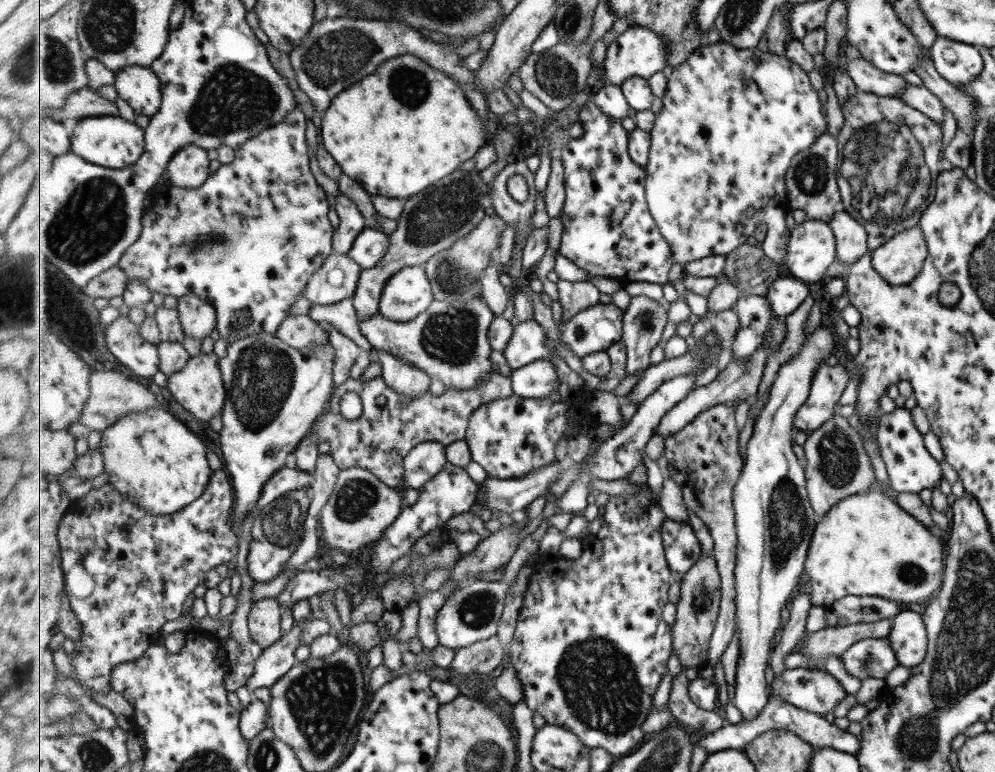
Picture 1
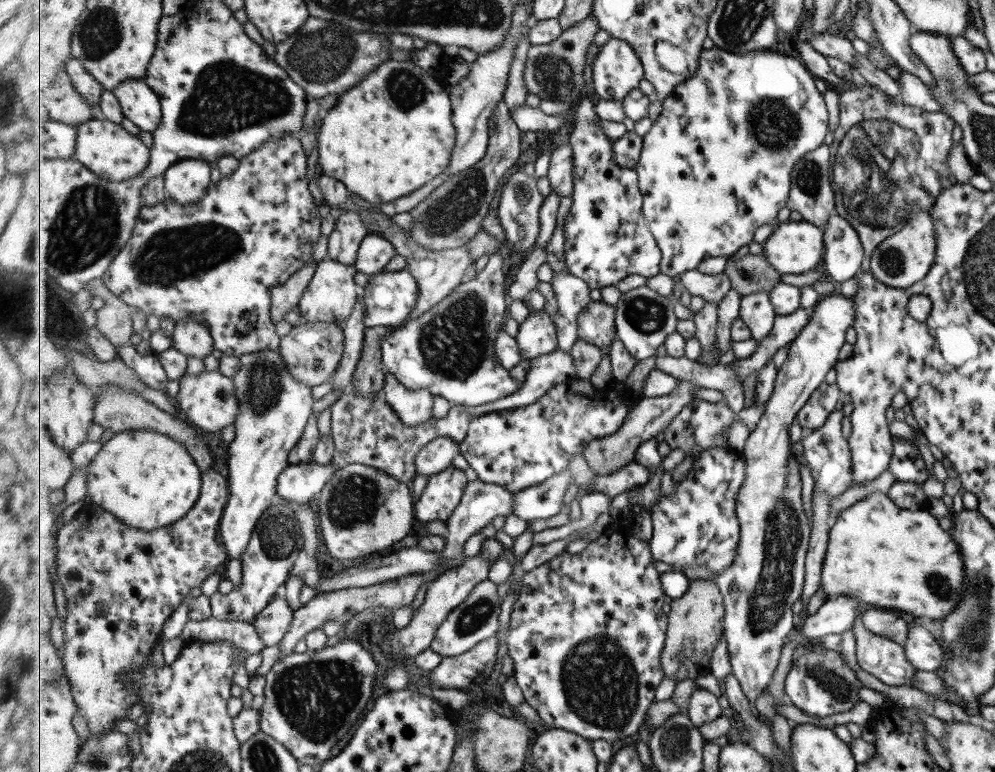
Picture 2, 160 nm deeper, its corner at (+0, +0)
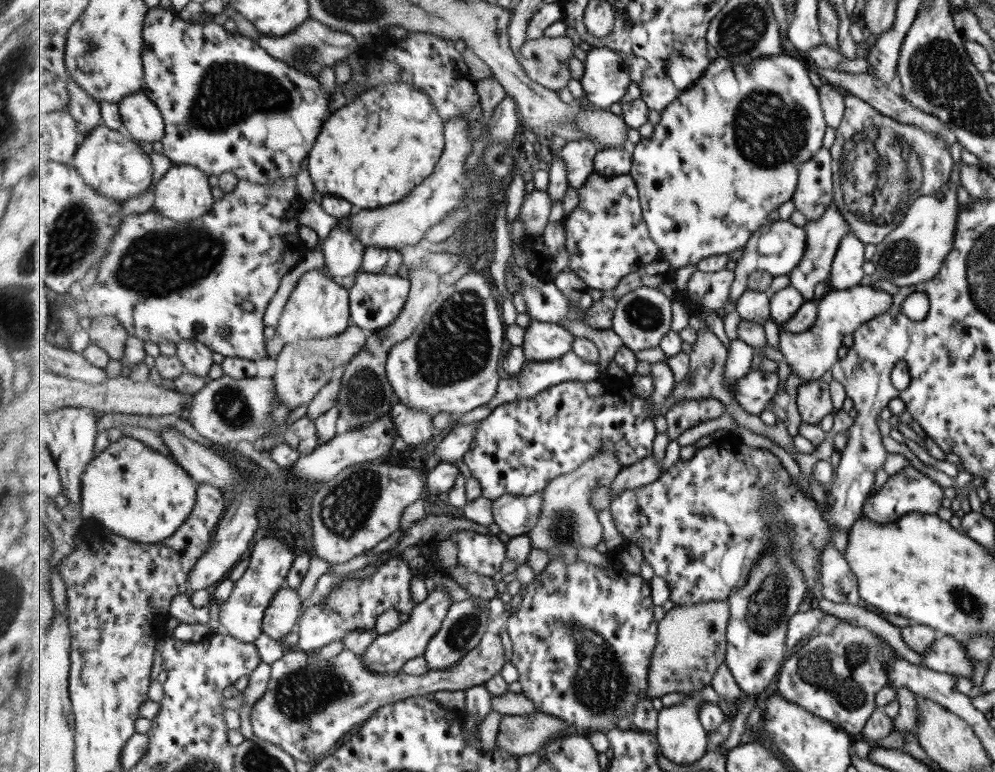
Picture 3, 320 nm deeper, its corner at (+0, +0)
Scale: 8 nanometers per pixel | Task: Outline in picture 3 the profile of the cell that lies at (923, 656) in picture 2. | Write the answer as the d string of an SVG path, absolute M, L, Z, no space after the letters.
M938 635L930 648L919 655L922 666L929 670L972 678L972 660L966 648L949 635Z

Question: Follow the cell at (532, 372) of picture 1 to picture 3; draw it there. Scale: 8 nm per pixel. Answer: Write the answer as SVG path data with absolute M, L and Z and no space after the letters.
M472 271L463 275L458 281L453 285L443 288L439 298L437 298L434 304L431 304L426 316L423 318L421 324L417 330L413 333L413 336L407 338L407 341L397 343L397 345L392 349L392 353L389 354L388 365L386 366L386 371L388 374L388 379L392 383L394 388L394 394L396 400L399 400L403 404L406 404L409 408L414 408L415 411L425 411L429 415L435 417L435 415L440 413L451 413L454 416L463 416L466 413L472 412L473 410L482 407L484 404L491 402L493 397L499 391L499 382L501 382L501 376L499 376L499 358L503 354L503 340L505 340L505 324L501 320L502 312L499 312L499 294L495 292L495 288L489 286L489 280L485 274L473 274Z

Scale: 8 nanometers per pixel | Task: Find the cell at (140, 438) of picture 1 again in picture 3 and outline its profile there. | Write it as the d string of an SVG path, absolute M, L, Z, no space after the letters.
M122 436L118 441L110 443L89 463L85 471L82 480L83 518L94 524L102 524L113 534L135 542L145 544L167 541L192 516L198 489L195 478L174 457L173 459L152 450L135 438Z

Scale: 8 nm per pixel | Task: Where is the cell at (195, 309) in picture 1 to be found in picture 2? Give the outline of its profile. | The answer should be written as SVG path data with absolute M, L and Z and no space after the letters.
M195 319L180 321L171 337L173 347L189 357L207 359L215 350L215 342L209 328Z

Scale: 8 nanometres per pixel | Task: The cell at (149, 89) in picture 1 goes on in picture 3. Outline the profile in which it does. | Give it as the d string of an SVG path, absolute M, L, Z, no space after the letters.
M141 90L119 102L124 131L130 138L141 142L159 142L165 136L164 115L156 102Z

